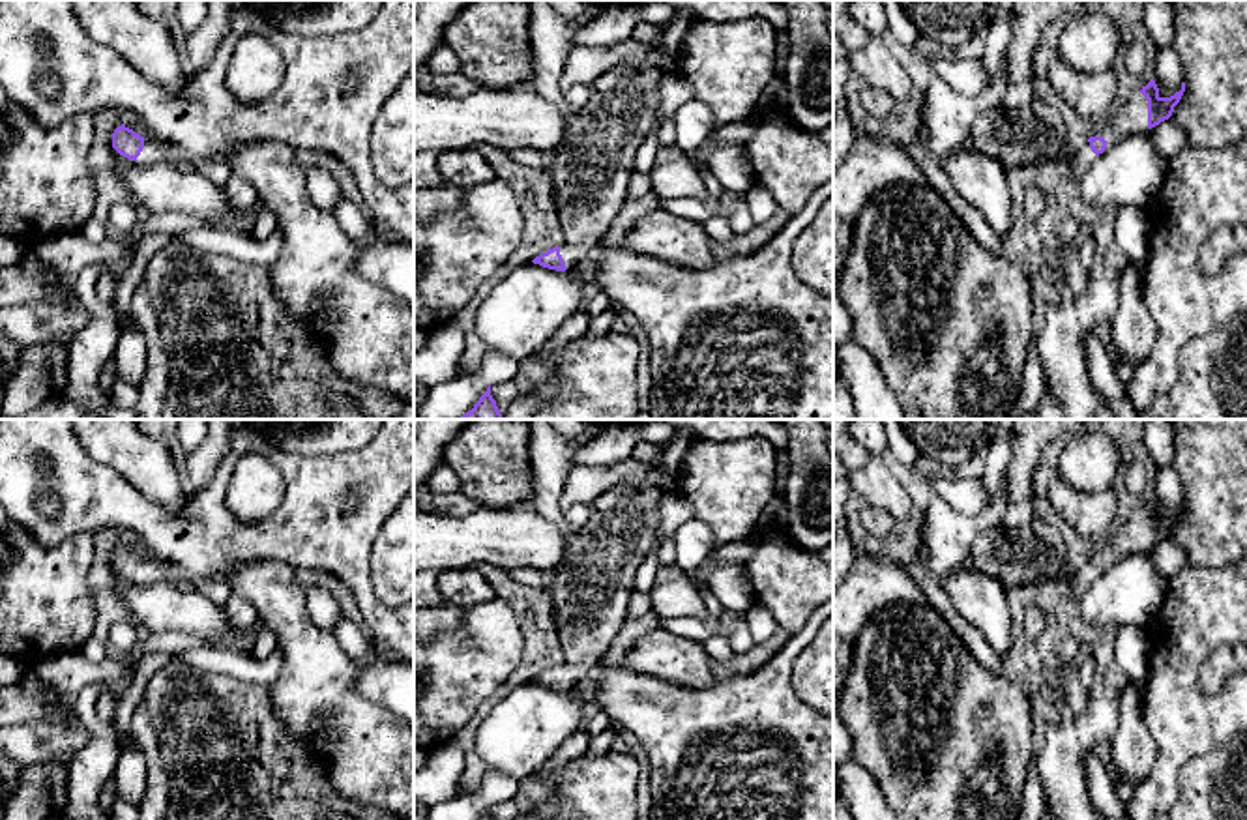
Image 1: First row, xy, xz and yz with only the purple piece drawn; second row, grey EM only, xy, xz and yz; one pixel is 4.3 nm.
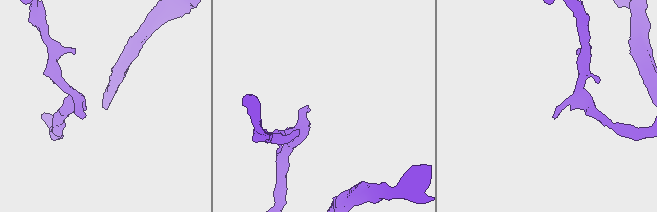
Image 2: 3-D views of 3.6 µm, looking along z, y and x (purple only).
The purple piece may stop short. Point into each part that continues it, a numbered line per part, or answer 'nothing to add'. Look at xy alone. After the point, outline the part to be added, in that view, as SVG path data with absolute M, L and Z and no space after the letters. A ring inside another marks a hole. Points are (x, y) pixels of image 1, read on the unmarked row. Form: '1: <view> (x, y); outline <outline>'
1: xy (154, 570); outline M150 556L150 558L144 558L144 567L137 577L137 582L148 584L161 578L170 578L170 577L174 577L174 571L167 564Z

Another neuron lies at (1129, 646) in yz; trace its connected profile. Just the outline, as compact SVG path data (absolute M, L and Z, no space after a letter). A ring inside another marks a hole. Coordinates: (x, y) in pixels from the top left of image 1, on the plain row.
M1123 625L1114 629L1112 657L1122 668L1122 678L1142 681L1150 676L1150 646L1146 629Z

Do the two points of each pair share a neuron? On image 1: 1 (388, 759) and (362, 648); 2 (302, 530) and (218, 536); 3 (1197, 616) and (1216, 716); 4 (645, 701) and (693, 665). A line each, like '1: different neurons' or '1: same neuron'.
1: different neurons
2: same neuron
3: same neuron
4: different neurons

